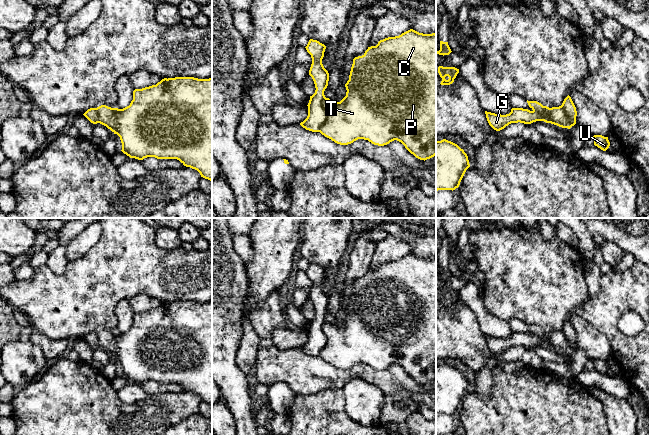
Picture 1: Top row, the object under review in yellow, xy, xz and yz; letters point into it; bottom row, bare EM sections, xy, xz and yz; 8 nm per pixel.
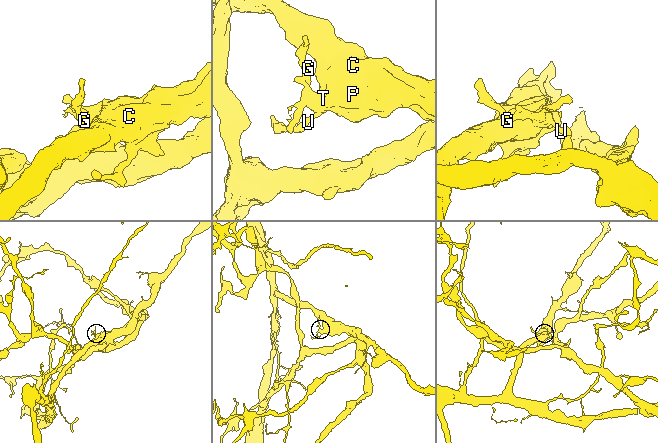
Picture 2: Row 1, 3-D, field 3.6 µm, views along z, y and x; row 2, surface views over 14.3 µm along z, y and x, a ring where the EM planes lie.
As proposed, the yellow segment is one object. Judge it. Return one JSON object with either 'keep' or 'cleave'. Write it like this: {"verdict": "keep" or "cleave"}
{"verdict": "cleave"}

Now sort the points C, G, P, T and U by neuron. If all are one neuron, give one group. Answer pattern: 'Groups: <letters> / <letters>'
Groups: C P T U / G

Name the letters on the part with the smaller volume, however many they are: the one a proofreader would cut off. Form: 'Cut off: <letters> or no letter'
Cut off: G

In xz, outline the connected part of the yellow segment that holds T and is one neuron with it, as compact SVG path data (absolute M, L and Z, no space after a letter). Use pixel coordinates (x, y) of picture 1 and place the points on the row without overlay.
M410 253L399 260L388 261L380 264L376 270L368 271L362 280L355 281L351 291L349 304L345 308L346 320L340 326L334 326L324 322L322 331L326 335L326 345L320 351L319 356L337 368L348 369L358 363L368 364L374 369L384 370L397 364L405 372L420 384L427 384L436 379L436 258L423 258Z

